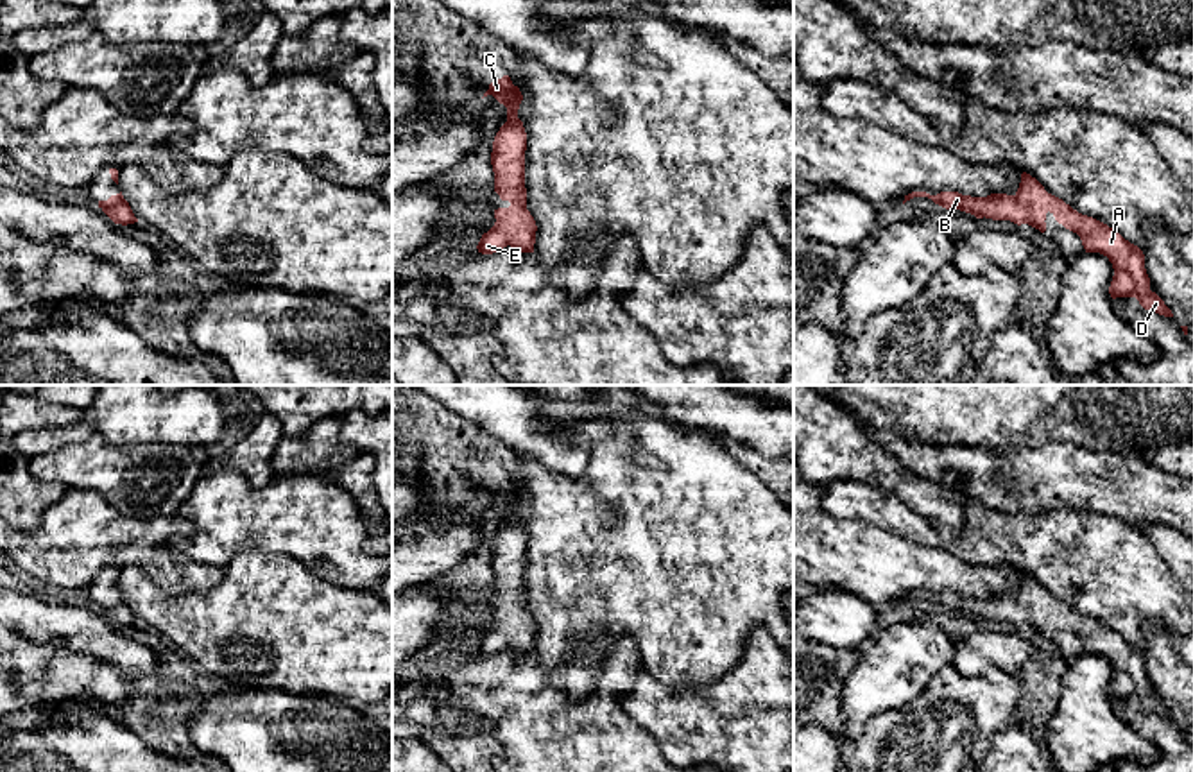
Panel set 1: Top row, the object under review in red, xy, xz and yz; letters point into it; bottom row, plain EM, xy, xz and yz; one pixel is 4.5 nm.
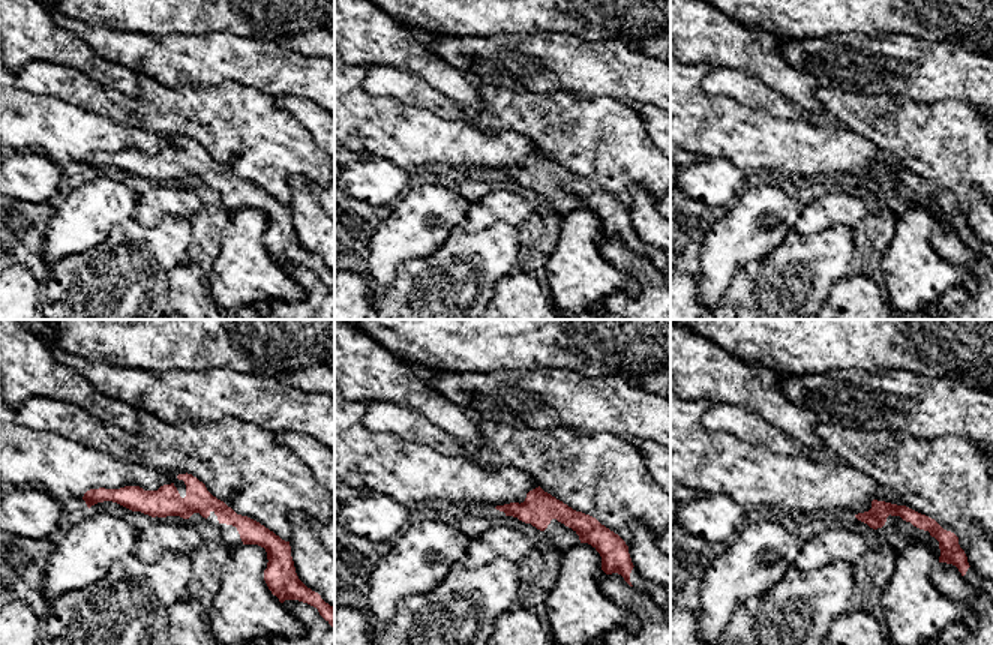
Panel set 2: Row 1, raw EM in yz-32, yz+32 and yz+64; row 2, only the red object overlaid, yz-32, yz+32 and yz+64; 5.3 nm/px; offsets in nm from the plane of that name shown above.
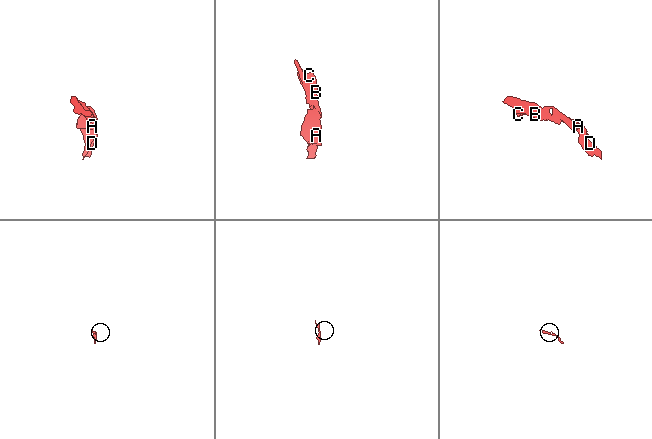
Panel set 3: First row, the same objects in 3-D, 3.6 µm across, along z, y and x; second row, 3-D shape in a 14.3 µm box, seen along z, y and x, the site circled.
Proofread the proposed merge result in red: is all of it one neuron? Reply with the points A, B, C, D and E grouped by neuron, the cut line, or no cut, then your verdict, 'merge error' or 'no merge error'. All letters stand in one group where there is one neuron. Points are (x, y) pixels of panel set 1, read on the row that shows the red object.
A B C D E; no cut; no merge error

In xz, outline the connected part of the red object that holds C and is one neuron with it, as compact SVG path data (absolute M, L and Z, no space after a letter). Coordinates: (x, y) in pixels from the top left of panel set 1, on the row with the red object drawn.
M509 75L493 81L484 97L487 95L493 95L507 107L507 122L500 127L493 142L491 165L494 172L494 192L502 201L509 201L511 206L494 210L496 222L482 235L476 249L482 254L493 254L511 245L521 253L534 253L537 226L527 210L527 133L523 122L518 118L523 95Z

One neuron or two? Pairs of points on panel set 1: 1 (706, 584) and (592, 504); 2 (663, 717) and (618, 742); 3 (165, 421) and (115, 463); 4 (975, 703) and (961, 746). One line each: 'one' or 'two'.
1: one
2: two
3: two
4: one

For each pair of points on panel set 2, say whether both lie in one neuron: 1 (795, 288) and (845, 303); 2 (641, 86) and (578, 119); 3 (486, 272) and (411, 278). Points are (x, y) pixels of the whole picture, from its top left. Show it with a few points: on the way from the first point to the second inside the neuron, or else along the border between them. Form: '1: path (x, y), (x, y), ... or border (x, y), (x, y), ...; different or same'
1: border (852, 272), (833, 285), (830, 296), (822, 303); different
2: border (581, 95), (609, 96), (630, 104); different
3: path (468, 272), (459, 278), (429, 278); same

